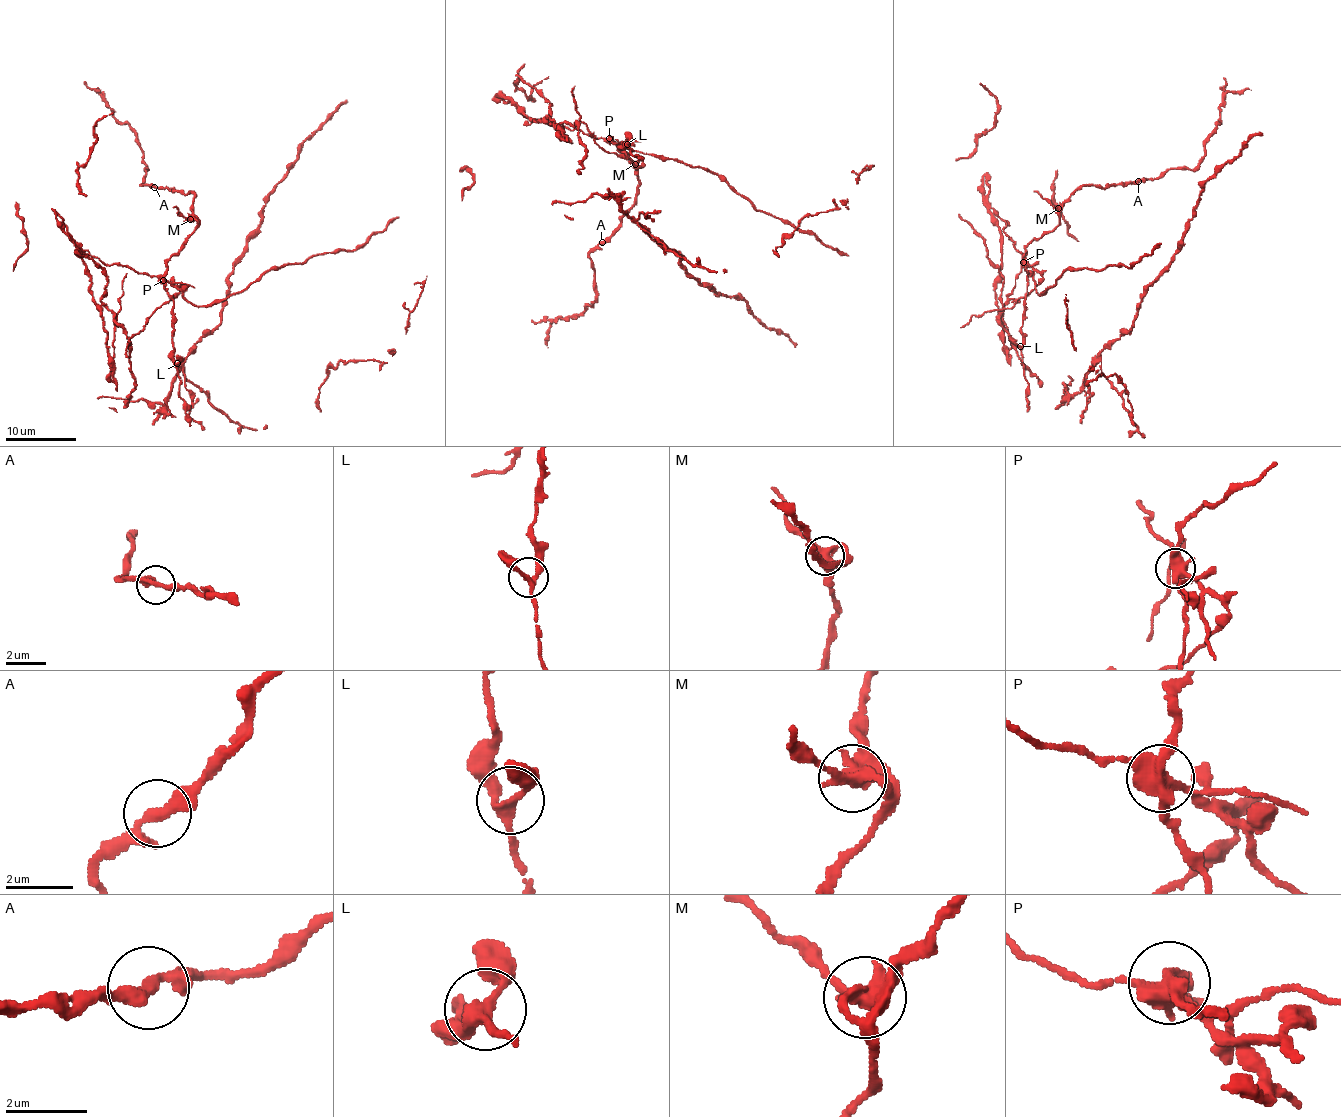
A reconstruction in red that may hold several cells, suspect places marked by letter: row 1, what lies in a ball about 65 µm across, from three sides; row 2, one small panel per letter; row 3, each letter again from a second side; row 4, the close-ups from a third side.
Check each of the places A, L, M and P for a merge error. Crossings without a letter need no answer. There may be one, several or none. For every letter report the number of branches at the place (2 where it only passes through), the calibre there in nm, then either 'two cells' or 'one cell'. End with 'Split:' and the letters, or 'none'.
A: 3 branches meet; 240 nm thick; one cell
L: 3 branches meet; 200 nm thick; one cell
M: 3 branches meet; 320 nm thick; one cell
P: 4 branches meet; 440 nm thick; two cells
Split: P

